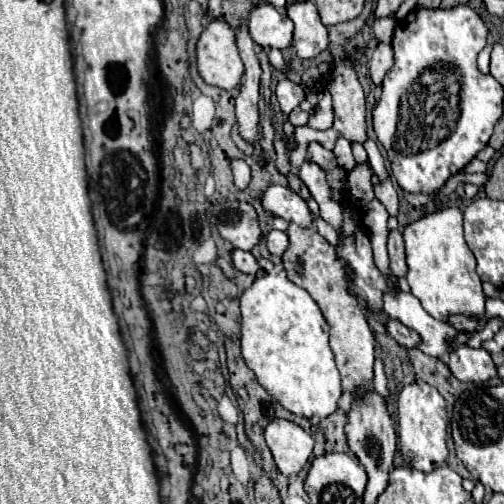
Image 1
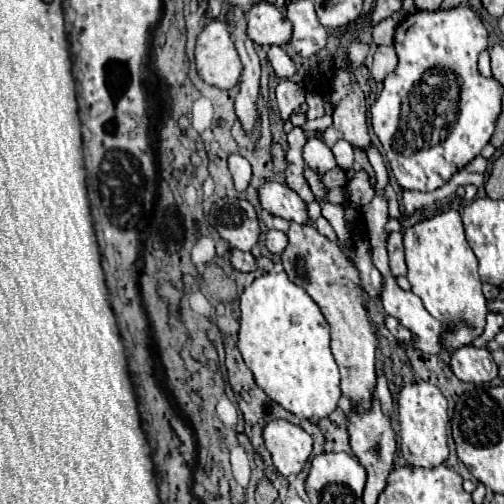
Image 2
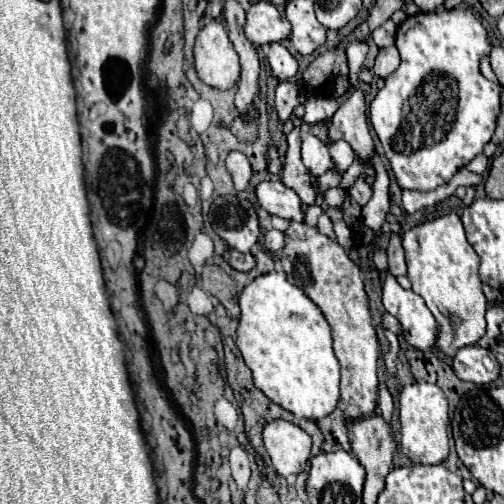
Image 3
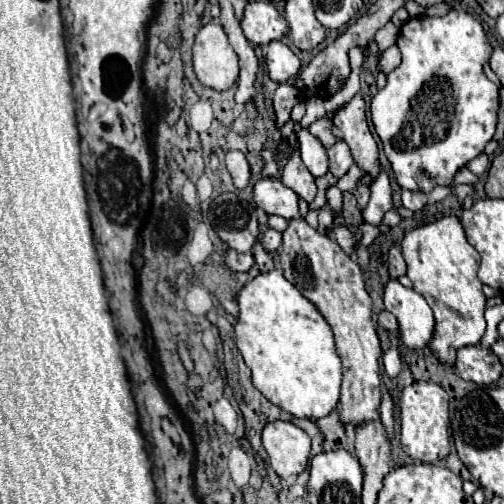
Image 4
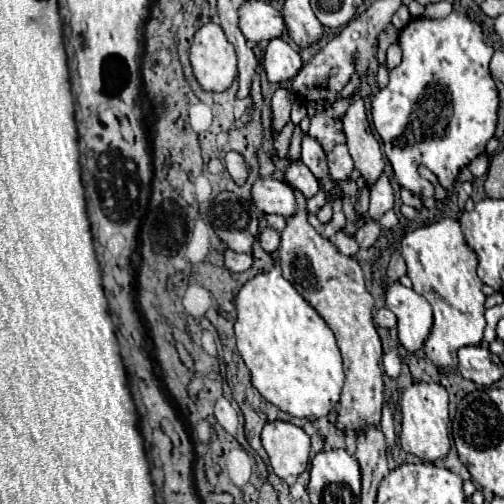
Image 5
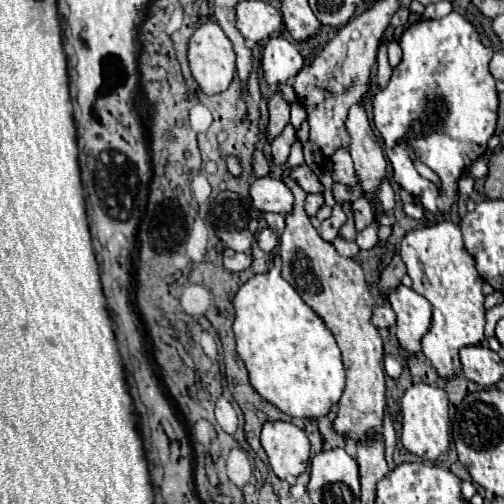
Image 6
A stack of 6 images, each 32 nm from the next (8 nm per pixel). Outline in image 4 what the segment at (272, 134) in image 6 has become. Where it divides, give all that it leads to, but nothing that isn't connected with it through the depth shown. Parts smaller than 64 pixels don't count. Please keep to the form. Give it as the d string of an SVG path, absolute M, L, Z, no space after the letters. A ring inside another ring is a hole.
M284 82L278 86L274 94L274 110L278 126L284 126L290 120L290 110L298 102L300 102L300 90L292 82Z

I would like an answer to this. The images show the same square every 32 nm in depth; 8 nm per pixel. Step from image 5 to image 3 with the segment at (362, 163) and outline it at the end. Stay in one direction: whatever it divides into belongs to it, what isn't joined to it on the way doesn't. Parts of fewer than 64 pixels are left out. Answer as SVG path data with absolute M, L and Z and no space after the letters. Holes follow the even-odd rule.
M356 88L352 96L344 104L340 104L336 114L332 116L332 126L328 128L328 140L330 144L334 144L336 140L346 140L358 156L370 160L374 152L374 142L364 112L366 112L364 94L360 88Z

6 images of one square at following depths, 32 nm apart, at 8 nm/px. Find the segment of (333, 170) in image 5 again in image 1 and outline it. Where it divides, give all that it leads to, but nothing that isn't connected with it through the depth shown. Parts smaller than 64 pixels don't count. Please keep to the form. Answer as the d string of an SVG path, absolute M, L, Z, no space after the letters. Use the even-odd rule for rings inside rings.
M338 136L336 146L334 146L334 154L336 154L338 166L342 166L346 172L350 172L356 166L356 160L354 160L352 148L350 148L350 142L344 136Z

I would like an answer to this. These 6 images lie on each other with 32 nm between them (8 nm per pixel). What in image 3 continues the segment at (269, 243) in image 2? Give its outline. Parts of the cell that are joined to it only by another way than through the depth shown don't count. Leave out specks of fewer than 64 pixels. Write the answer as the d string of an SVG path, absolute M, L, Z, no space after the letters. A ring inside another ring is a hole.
M268 230L268 232L266 232L266 236L264 236L264 246L266 246L268 252L276 254L276 252L280 252L280 250L284 248L284 244L286 244L286 240L284 240L284 234L282 234L280 230Z

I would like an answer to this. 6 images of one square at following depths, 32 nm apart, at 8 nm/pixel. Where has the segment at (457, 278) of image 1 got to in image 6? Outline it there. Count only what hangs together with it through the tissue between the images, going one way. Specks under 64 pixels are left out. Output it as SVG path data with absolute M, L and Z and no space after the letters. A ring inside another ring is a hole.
M452 220L408 232L402 240L400 256L412 278L412 290L432 304L432 326L422 340L422 352L440 376L454 376L460 372L458 350L484 344L484 282L476 272L476 260L464 248L460 226Z

